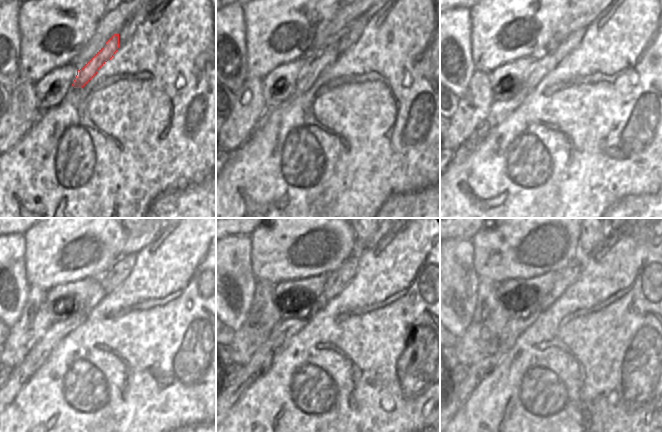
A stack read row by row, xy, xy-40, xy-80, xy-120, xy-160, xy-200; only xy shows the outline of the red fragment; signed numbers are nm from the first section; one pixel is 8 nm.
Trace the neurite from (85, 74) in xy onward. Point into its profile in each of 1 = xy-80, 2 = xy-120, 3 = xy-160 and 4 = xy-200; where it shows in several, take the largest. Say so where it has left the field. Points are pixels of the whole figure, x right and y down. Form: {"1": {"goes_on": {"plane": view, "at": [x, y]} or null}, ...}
{"1": {"goes_on": {"plane": "xy-80", "at": [544, 62]}}, "2": {"goes_on": {"plane": "xy-120", "at": [39, 354]}}, "3": {"goes_on": {"plane": "xy-160", "at": [261, 361]}}, "4": {"goes_on": {"plane": "xy-200", "at": [515, 327]}}}

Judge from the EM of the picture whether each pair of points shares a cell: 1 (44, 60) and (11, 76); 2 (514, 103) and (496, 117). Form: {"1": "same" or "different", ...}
{"1": "different", "2": "same"}

